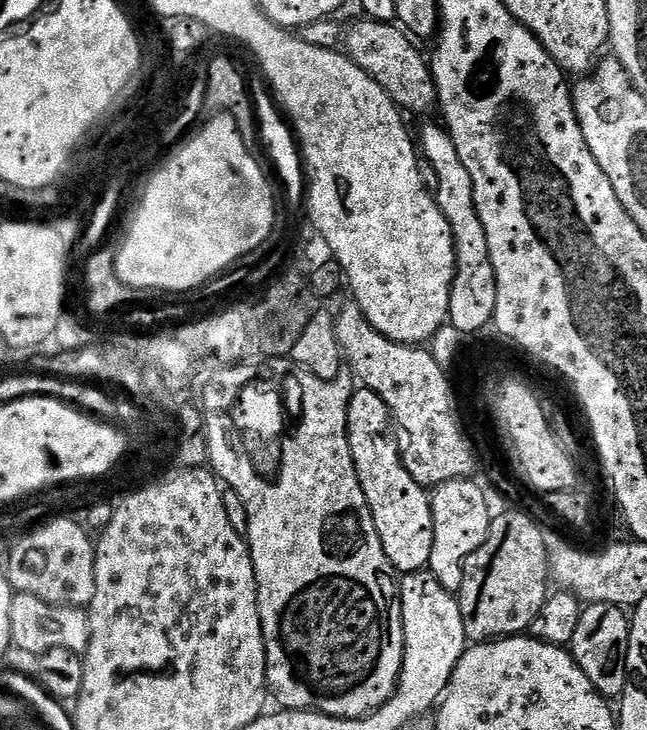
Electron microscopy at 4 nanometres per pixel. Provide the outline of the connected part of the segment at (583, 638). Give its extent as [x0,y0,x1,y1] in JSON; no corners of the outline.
[570,604,631,698]

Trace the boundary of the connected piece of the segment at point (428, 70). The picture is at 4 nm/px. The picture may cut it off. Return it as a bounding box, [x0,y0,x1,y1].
[346,18,438,116]

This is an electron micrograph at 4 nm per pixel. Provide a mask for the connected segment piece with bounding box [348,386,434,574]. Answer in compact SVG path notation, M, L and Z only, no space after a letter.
M360 386L353 391L348 403L348 441L354 458L354 466L358 474L358 482L366 494L368 509L372 512L374 526L378 530L378 538L382 538L382 550L386 550L386 558L396 567L397 573L425 571L430 562L430 549L434 547L434 518L429 493L406 470L402 459L402 448L394 437L388 433L390 413L386 402L370 389Z

